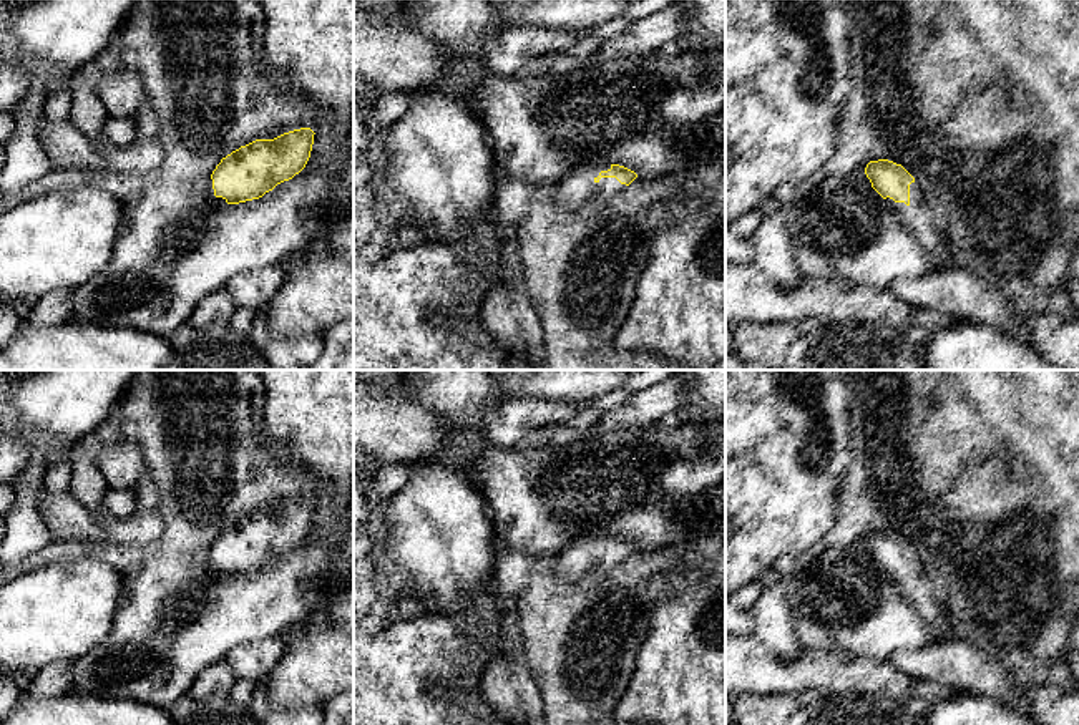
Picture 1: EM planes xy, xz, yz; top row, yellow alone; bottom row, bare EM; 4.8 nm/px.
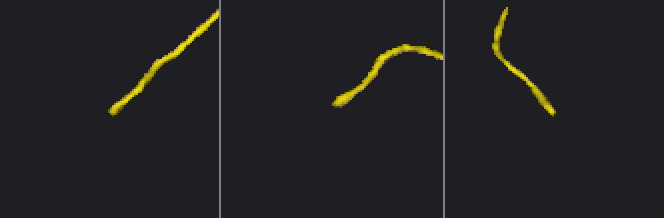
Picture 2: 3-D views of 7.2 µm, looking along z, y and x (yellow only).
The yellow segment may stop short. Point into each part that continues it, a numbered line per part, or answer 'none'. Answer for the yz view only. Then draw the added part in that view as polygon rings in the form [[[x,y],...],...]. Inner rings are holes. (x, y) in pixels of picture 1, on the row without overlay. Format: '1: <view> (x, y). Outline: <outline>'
1: yz (917, 588). Outline: [[[916,554],[910,556],[910,576],[885,571],[901,589],[903,596],[915,606],[915,609],[930,624],[935,639],[946,639],[950,624],[946,609],[936,599],[933,586],[926,577]]]

